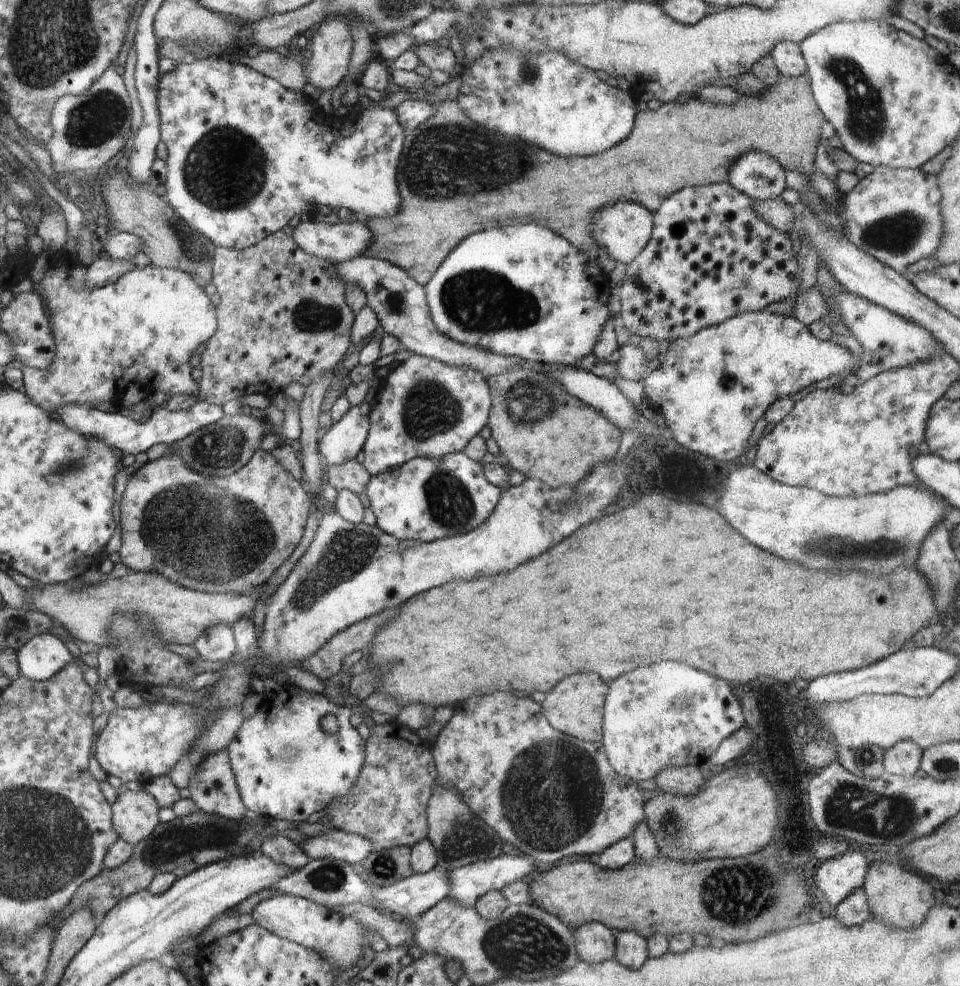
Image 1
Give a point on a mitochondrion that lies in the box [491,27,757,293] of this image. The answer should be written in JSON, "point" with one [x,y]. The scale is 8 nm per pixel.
{"point":[529,71]}

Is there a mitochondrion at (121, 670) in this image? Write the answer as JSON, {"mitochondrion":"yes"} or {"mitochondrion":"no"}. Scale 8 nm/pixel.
{"mitochondrion":"no"}

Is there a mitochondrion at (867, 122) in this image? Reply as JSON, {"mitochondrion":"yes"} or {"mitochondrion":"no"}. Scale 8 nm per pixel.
{"mitochondrion":"yes"}

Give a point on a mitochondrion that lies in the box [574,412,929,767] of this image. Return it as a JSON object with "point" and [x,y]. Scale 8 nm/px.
{"point":[835,549]}

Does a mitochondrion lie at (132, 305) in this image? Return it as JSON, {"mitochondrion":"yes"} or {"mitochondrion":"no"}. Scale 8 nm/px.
{"mitochondrion":"no"}

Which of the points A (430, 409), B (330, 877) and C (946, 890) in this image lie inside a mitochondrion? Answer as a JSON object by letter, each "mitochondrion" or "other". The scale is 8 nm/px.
{"A":"mitochondrion","B":"mitochondrion","C":"other"}

